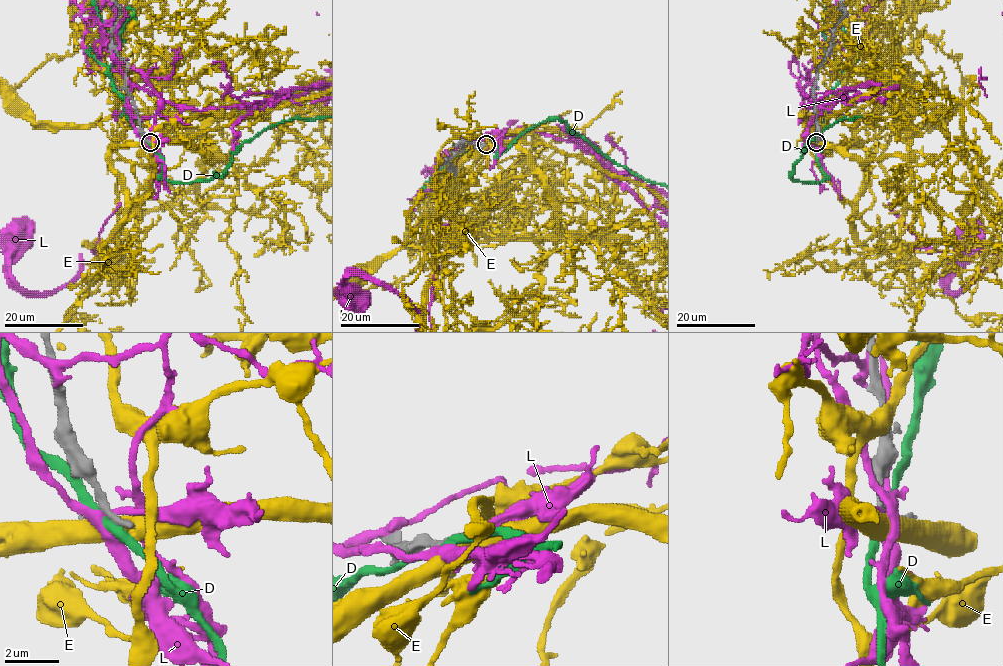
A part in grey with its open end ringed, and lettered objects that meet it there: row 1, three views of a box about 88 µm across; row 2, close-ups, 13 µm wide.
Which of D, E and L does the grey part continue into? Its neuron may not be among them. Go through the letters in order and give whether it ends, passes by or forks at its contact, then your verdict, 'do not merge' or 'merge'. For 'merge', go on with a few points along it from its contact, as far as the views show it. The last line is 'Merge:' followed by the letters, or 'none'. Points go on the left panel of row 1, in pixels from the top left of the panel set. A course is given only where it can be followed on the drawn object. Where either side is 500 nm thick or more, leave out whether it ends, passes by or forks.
D: it passes by | do not merge
E: do not merge
L: it forks | do not merge
Merge: none

